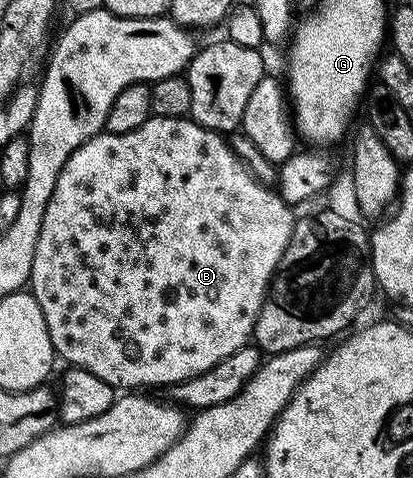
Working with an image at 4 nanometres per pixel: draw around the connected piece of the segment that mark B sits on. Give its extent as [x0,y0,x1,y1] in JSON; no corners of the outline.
[29,117,295,389]

